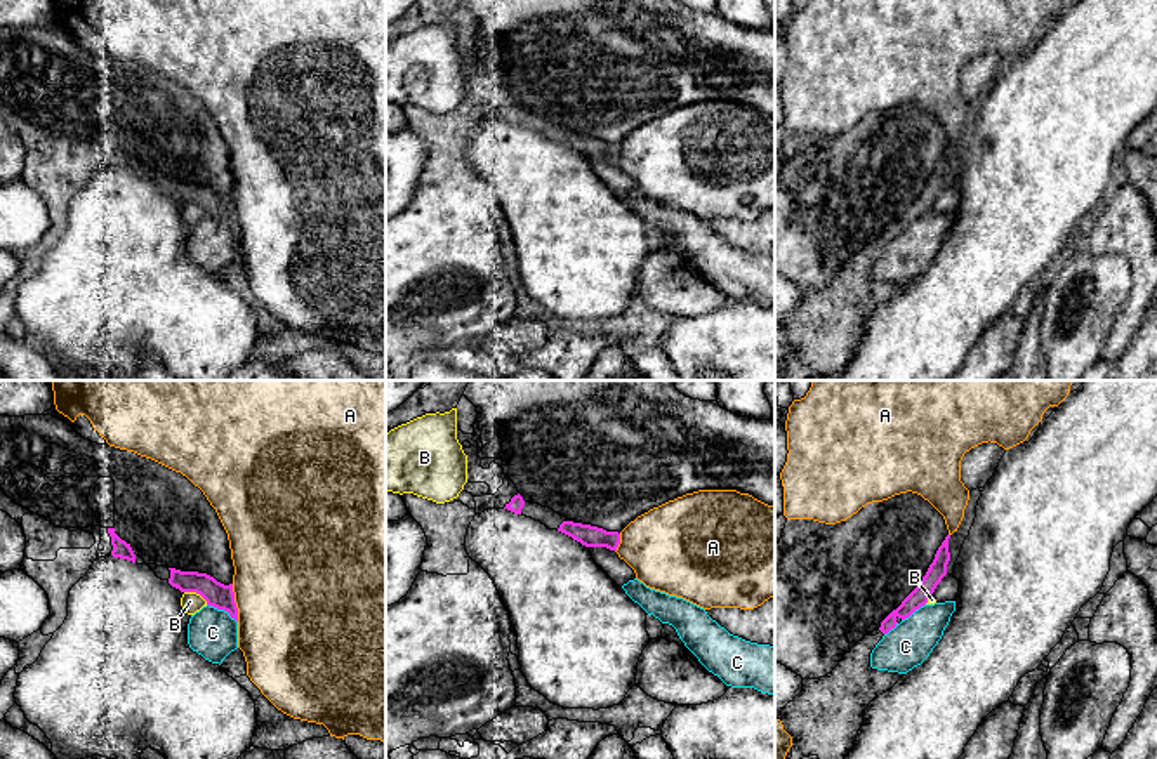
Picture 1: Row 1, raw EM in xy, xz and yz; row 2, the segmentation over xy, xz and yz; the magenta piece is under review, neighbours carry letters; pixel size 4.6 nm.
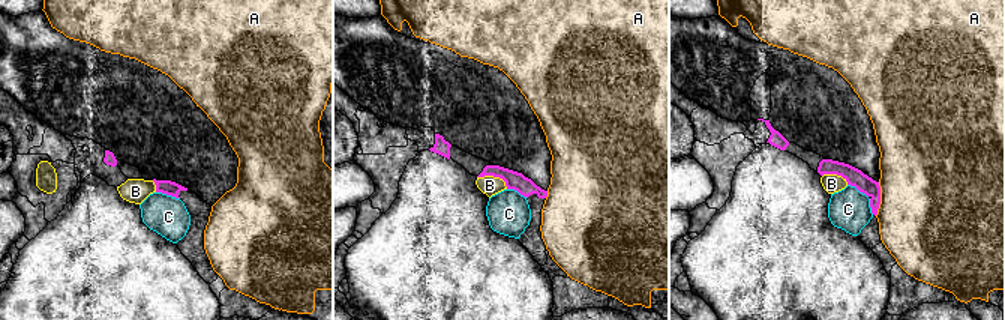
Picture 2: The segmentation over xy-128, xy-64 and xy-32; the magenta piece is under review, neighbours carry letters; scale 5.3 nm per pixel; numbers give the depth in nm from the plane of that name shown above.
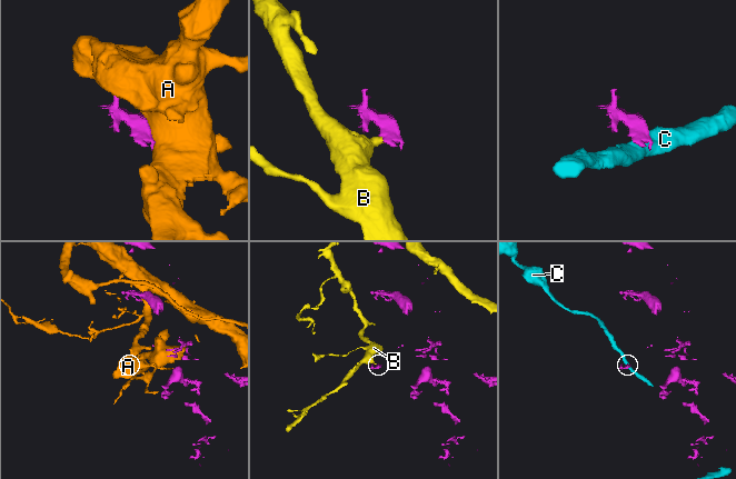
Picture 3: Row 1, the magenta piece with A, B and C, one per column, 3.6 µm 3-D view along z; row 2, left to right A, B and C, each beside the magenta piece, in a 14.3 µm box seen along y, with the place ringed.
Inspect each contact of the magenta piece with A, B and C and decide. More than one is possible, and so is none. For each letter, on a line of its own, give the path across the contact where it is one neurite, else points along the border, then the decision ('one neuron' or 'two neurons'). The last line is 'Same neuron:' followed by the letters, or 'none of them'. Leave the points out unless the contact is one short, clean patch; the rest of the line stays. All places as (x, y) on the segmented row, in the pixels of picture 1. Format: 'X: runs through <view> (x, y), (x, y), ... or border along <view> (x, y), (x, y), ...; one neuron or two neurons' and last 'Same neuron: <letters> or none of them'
A: two neurons
B: border along xy (185, 591), (195, 591), (207, 603); two neurons
C: border along xy (207, 603), (223, 608), (237, 622); two neurons
Same neuron: none of them

